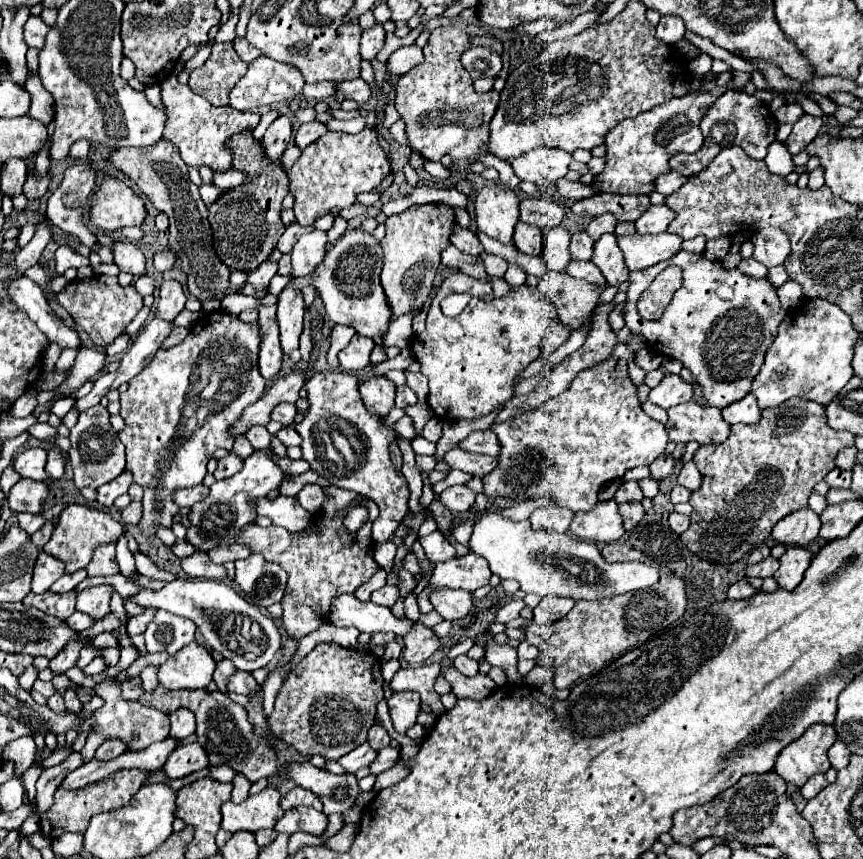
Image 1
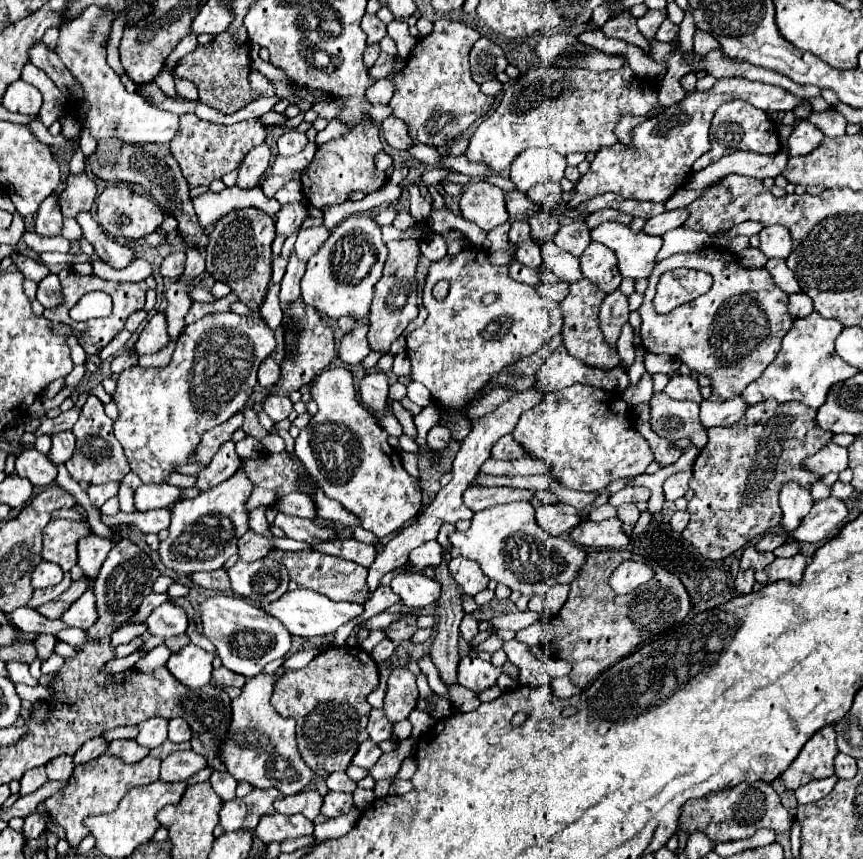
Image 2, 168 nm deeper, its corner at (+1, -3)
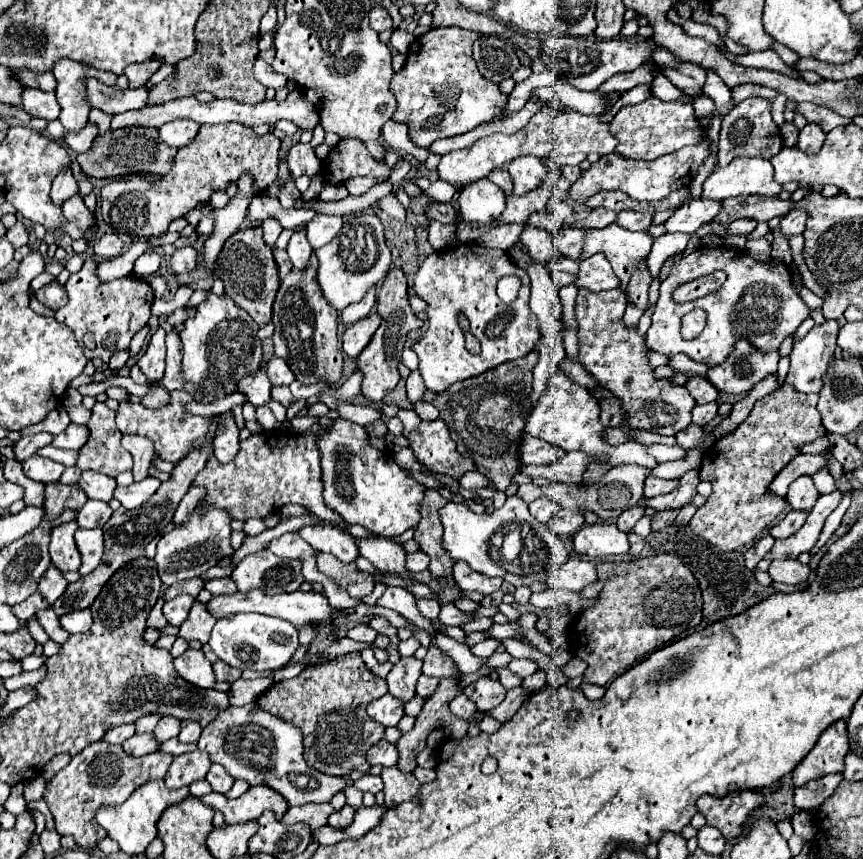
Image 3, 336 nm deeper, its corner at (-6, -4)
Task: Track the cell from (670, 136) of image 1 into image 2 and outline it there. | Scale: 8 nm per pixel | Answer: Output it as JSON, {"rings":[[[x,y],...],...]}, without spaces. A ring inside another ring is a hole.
{"rings":[[[727,77],[717,79],[717,83],[703,93],[689,93],[685,101],[667,107],[661,115],[647,119],[641,123],[633,133],[633,145],[611,145],[601,149],[595,159],[591,161],[589,171],[575,183],[575,193],[569,207],[577,207],[579,203],[587,201],[589,197],[603,195],[603,193],[615,193],[623,199],[639,199],[639,201],[667,201],[677,189],[681,189],[691,175],[691,165],[711,149],[709,143],[709,125],[711,117],[717,111],[719,105],[743,99],[755,105],[757,109],[771,113],[771,111],[793,111],[795,107],[803,105],[805,99],[791,95],[789,91],[765,85],[759,81],[749,81],[743,77]]]}

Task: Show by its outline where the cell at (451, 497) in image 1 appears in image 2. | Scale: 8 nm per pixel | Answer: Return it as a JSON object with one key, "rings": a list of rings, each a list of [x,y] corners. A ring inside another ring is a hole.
{"rings":[[[467,487],[465,489],[465,505],[471,511],[481,511],[497,503],[531,501],[533,497],[535,497],[535,491],[515,489],[515,487]]]}

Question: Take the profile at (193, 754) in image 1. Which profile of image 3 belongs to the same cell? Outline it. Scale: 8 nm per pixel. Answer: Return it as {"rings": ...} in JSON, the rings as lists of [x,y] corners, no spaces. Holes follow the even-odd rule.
{"rings":[[[200,750],[180,754],[170,764],[164,782],[166,782],[168,788],[188,786],[194,780],[202,780],[206,776],[206,772],[210,770],[210,766],[212,766],[212,760],[208,758],[208,754],[204,754]]]}

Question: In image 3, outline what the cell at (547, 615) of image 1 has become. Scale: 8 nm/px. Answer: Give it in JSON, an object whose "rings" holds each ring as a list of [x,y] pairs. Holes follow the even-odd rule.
{"rings":[[[570,558],[562,568],[550,572],[550,588],[566,588],[572,592],[582,590],[586,584],[596,582],[596,568],[592,562],[582,558]]]}

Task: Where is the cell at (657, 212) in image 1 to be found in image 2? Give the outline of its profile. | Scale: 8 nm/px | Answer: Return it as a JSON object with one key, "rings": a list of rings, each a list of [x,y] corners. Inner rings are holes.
{"rings":[[[683,207],[683,209],[673,209],[673,211],[665,211],[665,213],[661,213],[661,215],[657,215],[657,217],[651,217],[651,219],[647,219],[647,223],[645,223],[645,233],[647,235],[665,235],[667,231],[673,231],[673,229],[677,229],[677,227],[681,227],[685,221],[687,221],[687,217],[689,217],[689,209],[687,207]]]}

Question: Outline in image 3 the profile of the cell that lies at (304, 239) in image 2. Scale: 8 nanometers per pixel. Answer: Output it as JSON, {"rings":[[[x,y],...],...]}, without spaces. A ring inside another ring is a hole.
{"rings":[[[316,214],[308,224],[306,224],[306,238],[314,250],[320,246],[328,244],[332,238],[342,228],[342,218],[340,216],[326,216],[326,214]]]}

